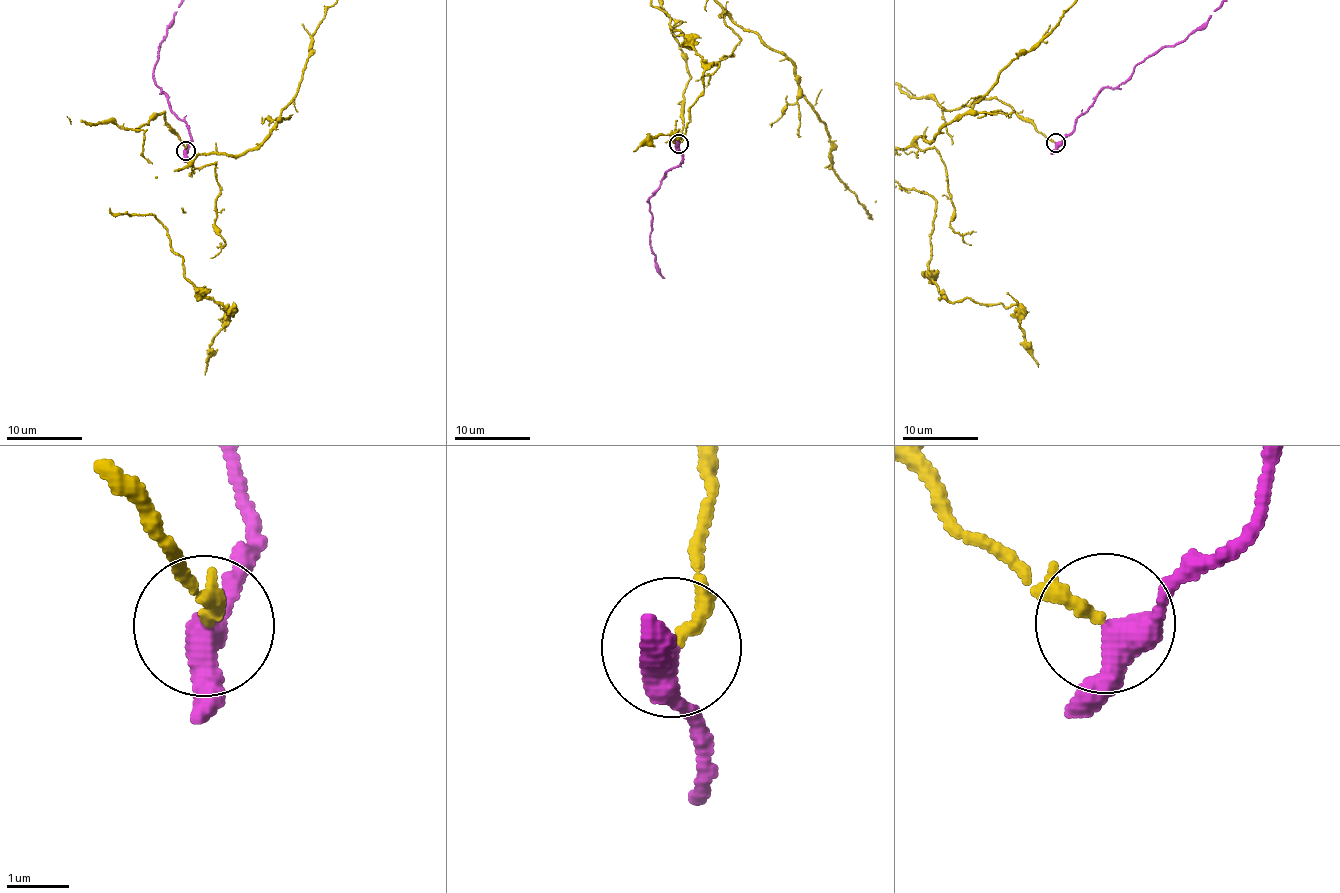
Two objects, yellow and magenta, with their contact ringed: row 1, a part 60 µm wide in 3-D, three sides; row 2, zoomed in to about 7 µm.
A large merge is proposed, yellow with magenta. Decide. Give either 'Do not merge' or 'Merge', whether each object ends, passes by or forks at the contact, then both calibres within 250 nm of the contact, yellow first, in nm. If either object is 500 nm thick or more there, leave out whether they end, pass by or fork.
Do not merge. At the ring yellow ends. At the ring magenta passes by. Thickness 200 nm (yellow) against 400 nm

